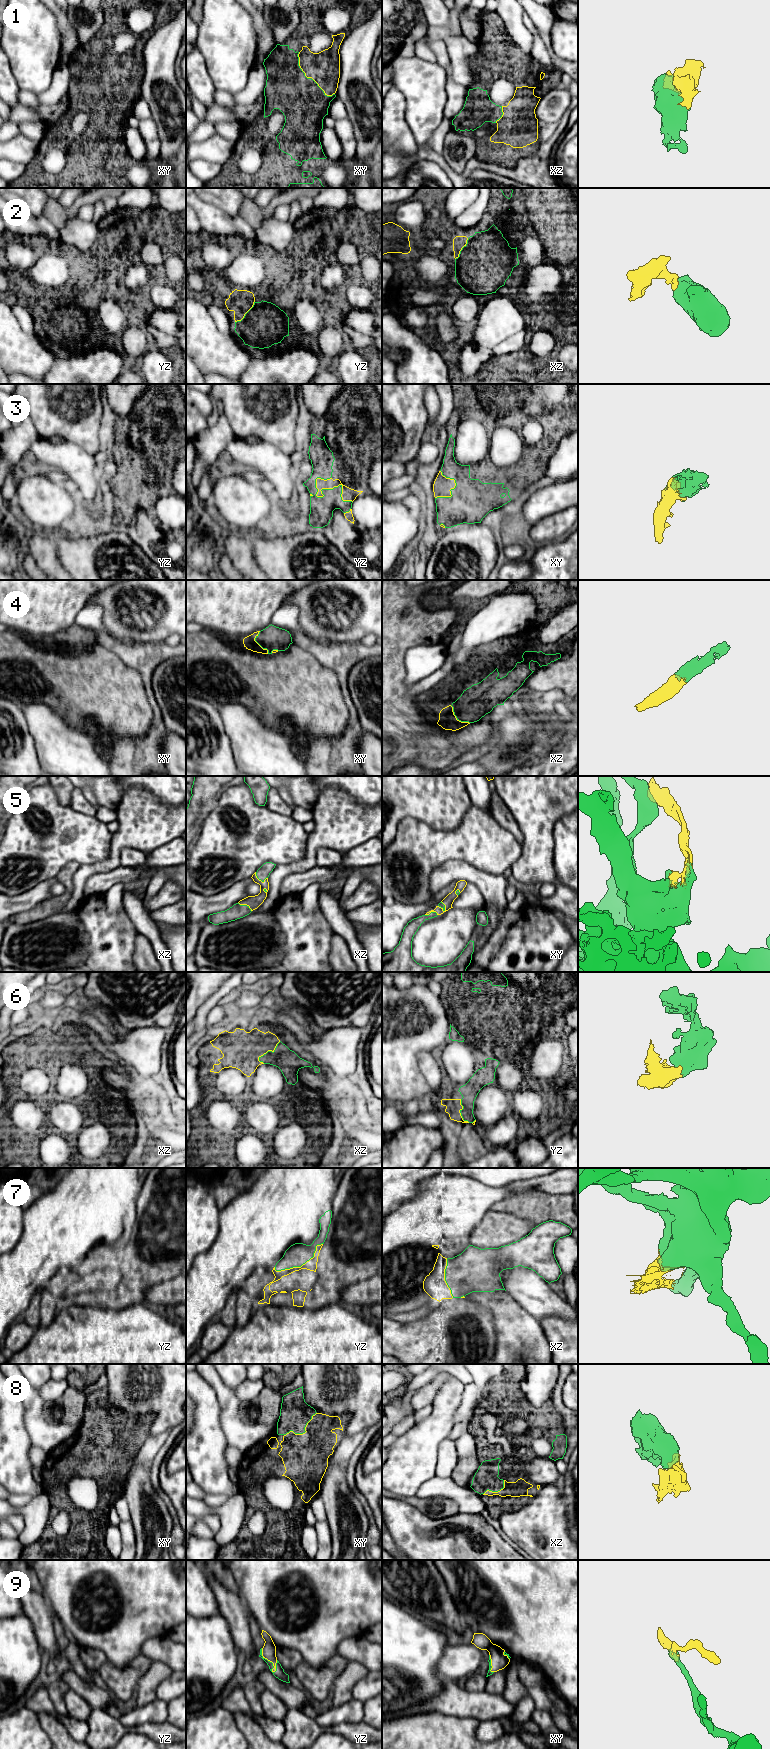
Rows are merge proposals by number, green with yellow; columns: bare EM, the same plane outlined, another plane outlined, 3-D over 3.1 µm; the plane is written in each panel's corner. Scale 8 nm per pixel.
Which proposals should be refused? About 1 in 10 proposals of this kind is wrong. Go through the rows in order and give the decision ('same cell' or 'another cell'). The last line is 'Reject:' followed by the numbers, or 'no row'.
1: same cell
2: same cell
3: same cell
4: same cell
5: same cell
6: same cell
7: same cell
8: same cell
9: same cell
Reject: no row

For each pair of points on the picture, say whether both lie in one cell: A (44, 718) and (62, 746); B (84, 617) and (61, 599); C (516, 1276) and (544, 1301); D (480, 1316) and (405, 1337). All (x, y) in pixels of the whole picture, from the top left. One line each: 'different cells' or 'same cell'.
A: same cell
B: different cells
C: same cell
D: same cell

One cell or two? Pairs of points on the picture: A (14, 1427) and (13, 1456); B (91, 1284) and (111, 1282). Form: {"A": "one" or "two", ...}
{"A": "one", "B": "one"}

